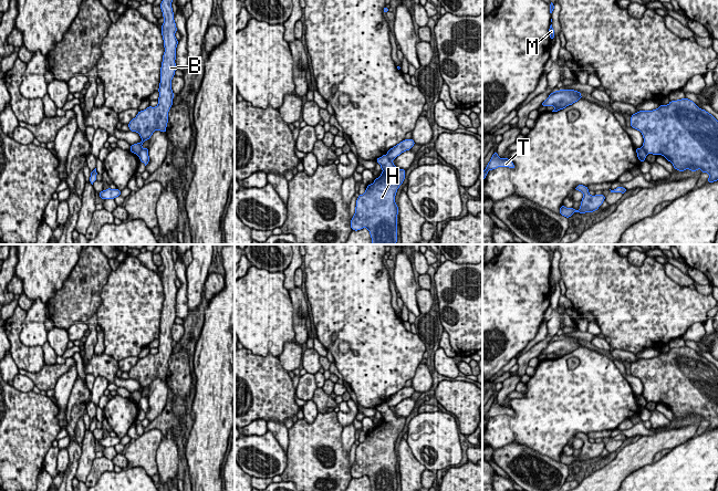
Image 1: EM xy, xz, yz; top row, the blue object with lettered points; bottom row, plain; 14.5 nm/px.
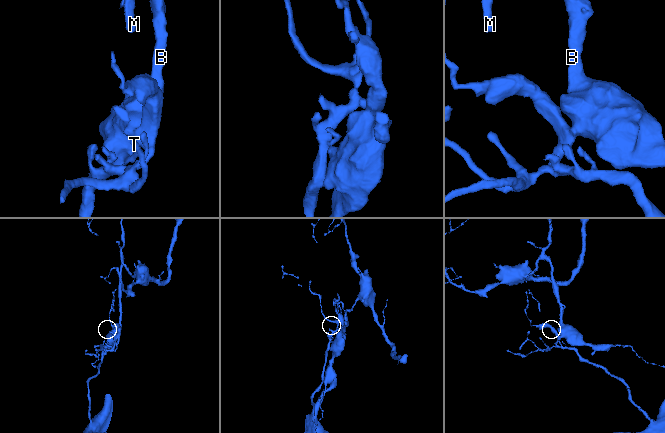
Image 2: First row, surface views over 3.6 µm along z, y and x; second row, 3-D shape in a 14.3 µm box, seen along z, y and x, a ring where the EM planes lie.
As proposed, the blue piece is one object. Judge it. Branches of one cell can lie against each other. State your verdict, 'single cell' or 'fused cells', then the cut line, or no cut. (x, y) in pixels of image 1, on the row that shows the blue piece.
fused cells; cut xz (386, 154), (392, 160)

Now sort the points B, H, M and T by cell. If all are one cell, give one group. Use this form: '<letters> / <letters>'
B H / M T

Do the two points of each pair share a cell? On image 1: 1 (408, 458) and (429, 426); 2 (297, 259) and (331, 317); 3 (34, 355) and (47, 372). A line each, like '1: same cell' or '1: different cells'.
1: different cells
2: different cells
3: different cells

